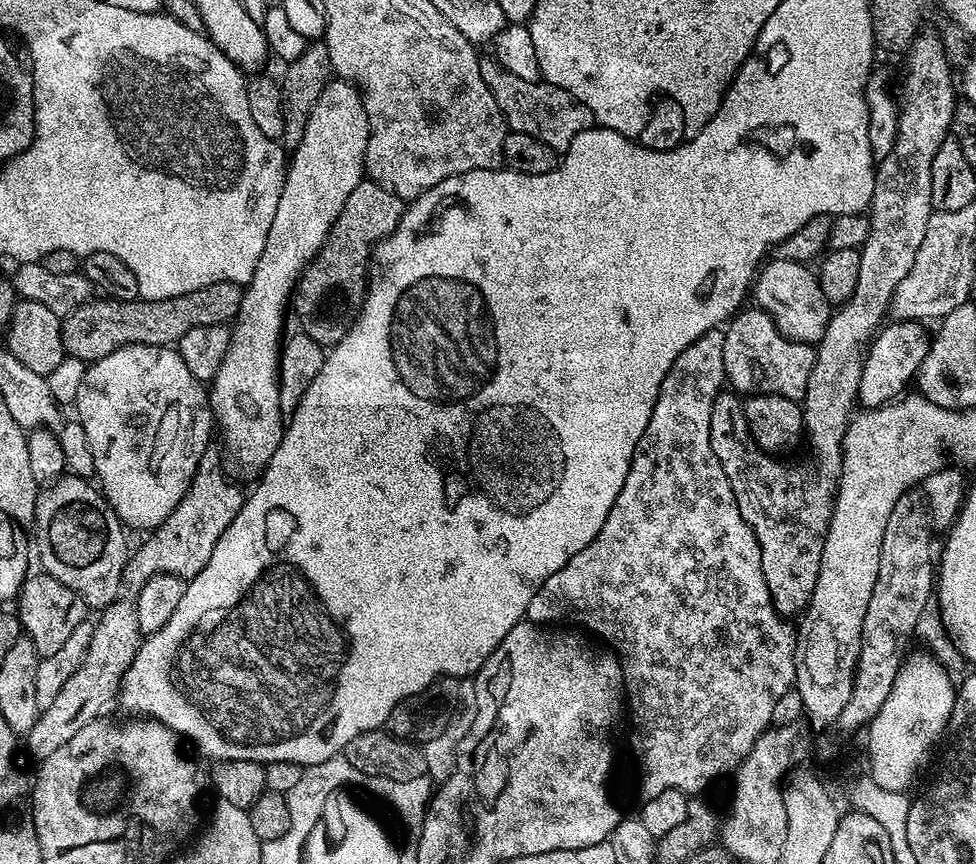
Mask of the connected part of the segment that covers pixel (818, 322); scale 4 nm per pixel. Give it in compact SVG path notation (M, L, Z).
M769 259L757 273L752 296L757 307L770 314L776 329L783 336L803 344L815 345L823 338L832 313L832 306L821 290L819 277L805 264L788 259Z

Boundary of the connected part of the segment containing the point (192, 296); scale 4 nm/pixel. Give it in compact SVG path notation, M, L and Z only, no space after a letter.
M214 282L210 286L206 286L202 290L190 290L190 294L178 294L174 298L166 298L165 300L141 300L137 301L138 316L126 316L122 320L122 332L71 332L75 328L78 320L86 313L92 310L100 310L104 304L99 298L87 300L82 306L78 306L78 310L63 317L62 326L64 333L62 334L62 342L64 343L64 351L69 357L72 356L76 360L84 360L83 362L91 362L93 360L101 360L106 358L106 354L114 354L114 350L118 350L122 346L134 346L141 344L142 346L158 346L159 348L171 348L179 345L182 334L187 334L190 330L195 330L198 326L218 326L219 324L231 325L236 319L238 310L242 306L242 298L244 297L244 288L234 282Z

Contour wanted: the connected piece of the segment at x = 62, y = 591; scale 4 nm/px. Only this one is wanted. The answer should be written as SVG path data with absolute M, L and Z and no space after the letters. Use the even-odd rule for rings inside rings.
M43 570L37 573L37 576L36 573L29 575L20 587L18 615L23 635L28 636L30 642L34 642L34 650L38 650L43 658L56 653L70 639L70 634L74 634L75 628L89 615L90 609L83 598L70 590L70 586L62 586L58 578Z

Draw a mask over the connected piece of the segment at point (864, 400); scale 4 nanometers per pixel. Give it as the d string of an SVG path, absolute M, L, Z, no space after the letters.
M897 320L877 331L864 353L862 378L858 386L858 400L865 409L875 410L893 403L905 391L903 388L917 379L930 343L929 333L920 328L923 327L915 320Z

